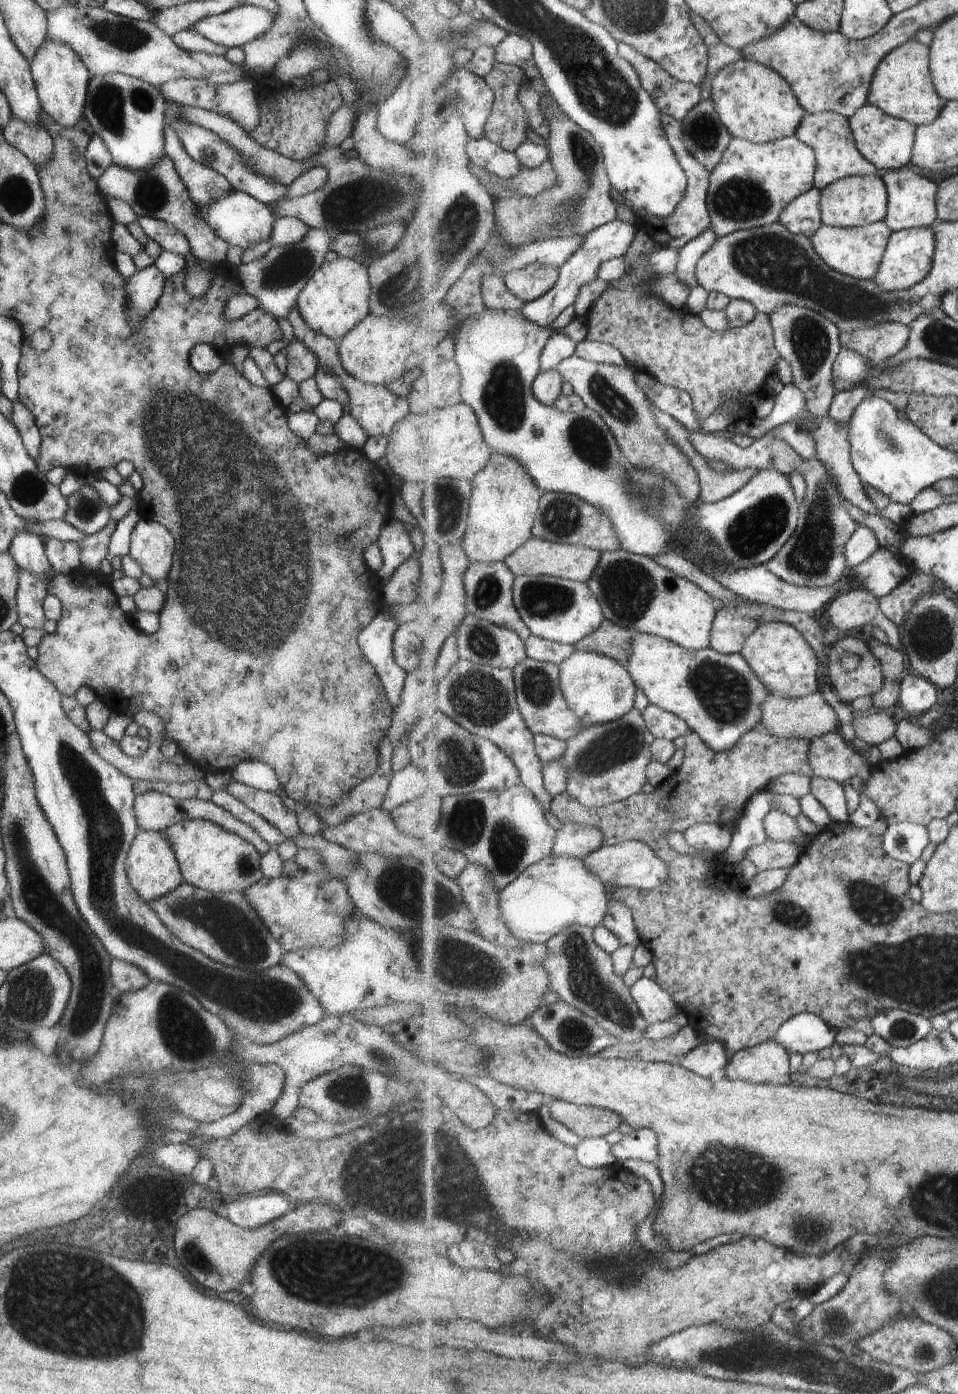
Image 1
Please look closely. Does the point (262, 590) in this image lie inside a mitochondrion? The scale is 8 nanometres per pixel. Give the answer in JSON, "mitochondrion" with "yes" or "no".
{"mitochondrion":"yes"}

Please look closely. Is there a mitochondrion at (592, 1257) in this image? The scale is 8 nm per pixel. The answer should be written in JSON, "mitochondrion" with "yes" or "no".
{"mitochondrion":"yes"}

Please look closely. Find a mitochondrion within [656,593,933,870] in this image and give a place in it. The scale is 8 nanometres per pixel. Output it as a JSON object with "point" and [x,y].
{"point":[726,693]}

